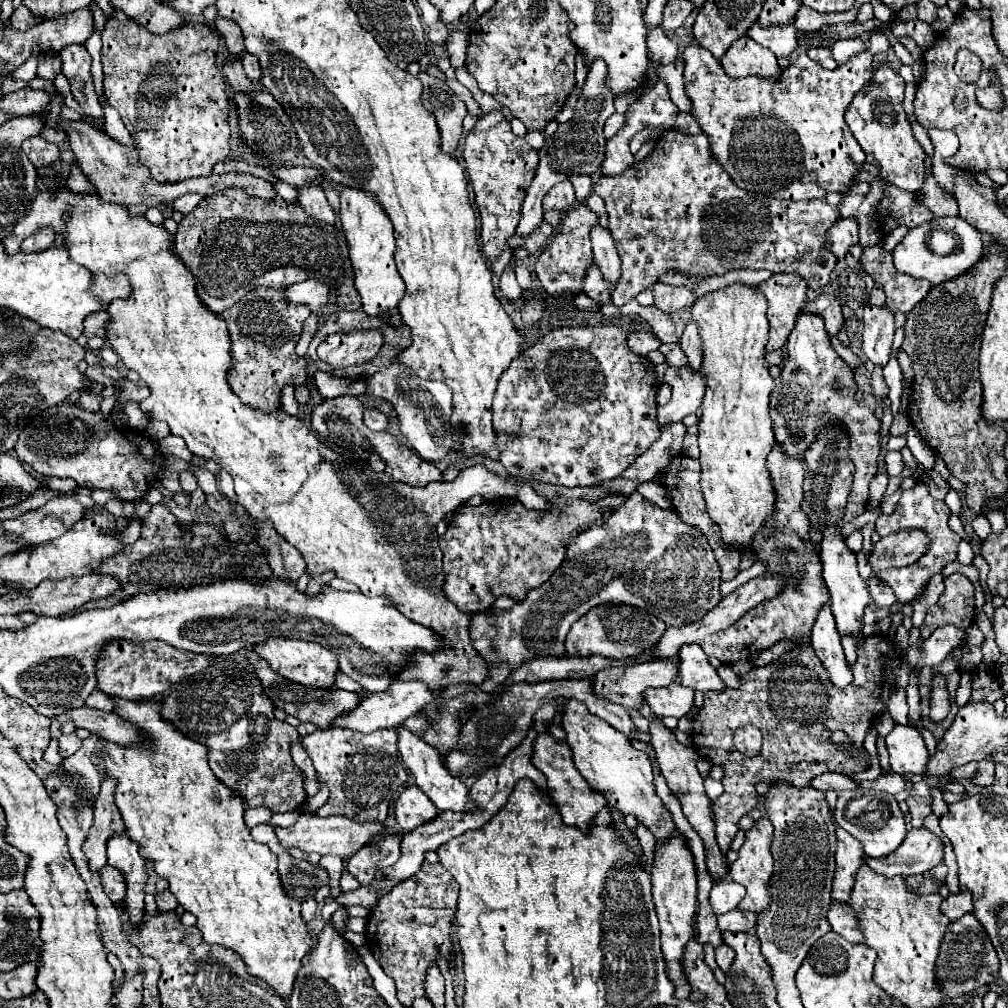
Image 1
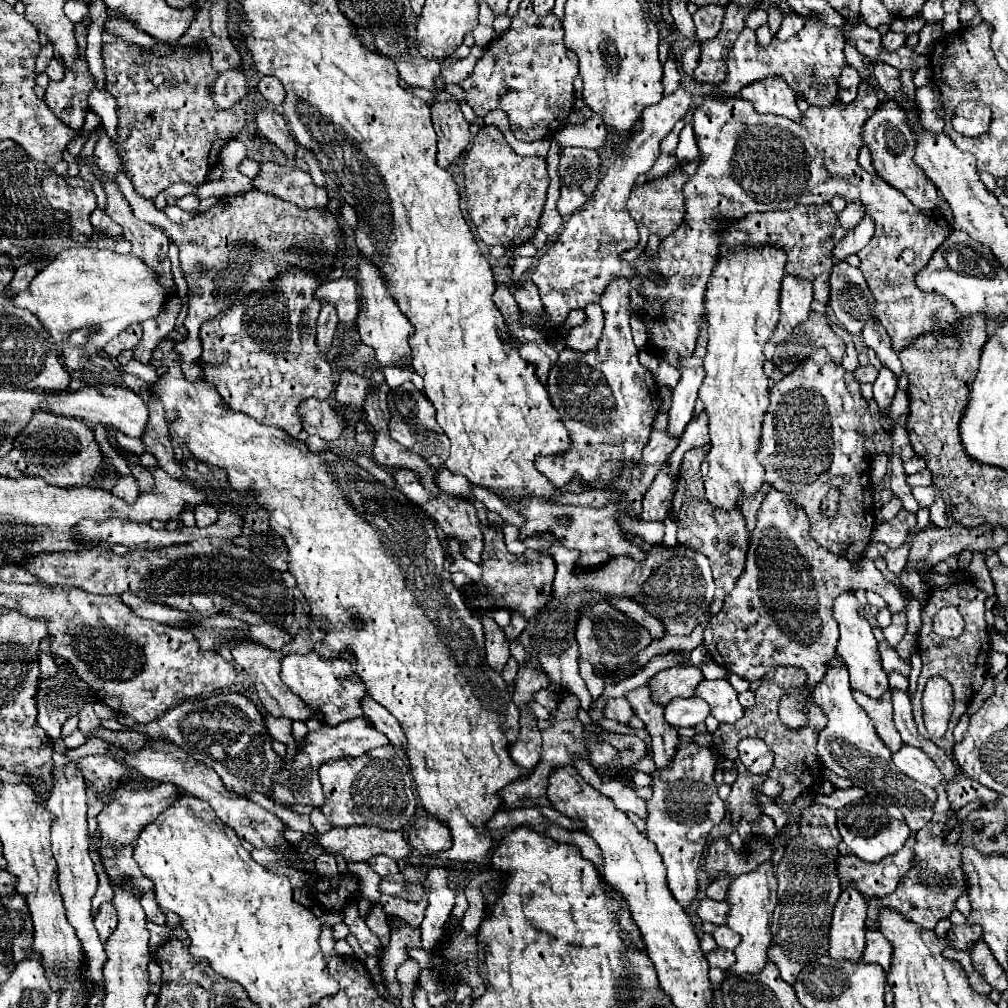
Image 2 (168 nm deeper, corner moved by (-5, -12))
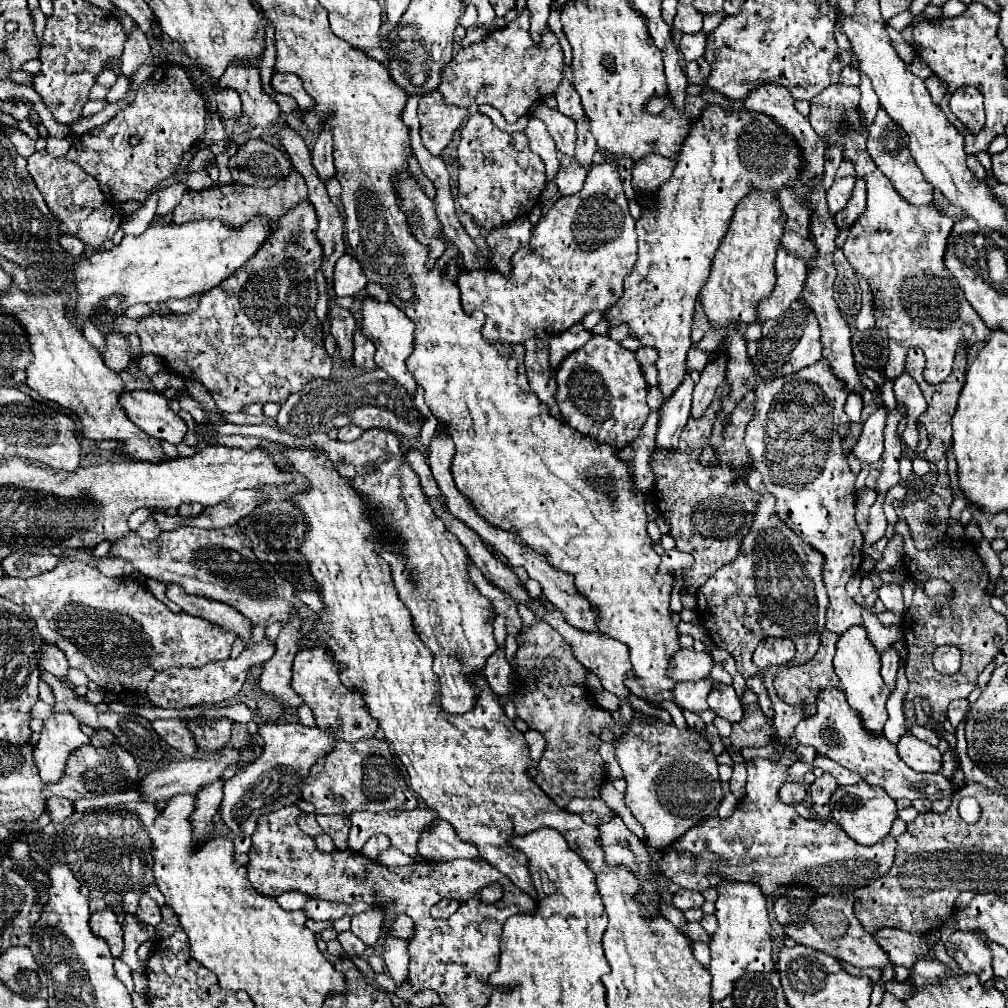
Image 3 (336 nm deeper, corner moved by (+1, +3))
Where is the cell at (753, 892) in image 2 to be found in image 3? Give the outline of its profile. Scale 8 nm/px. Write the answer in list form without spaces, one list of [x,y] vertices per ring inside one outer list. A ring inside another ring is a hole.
[[[724,881],[718,887],[718,901],[716,901],[716,919],[718,929],[712,933],[712,939],[708,943],[712,951],[710,961],[710,973],[712,973],[712,1001],[722,1001],[728,997],[734,989],[734,983],[742,977],[742,971],[774,971],[776,963],[772,961],[772,941],[770,941],[770,919],[768,919],[768,907],[766,897],[760,893],[760,887],[754,883],[728,883]]]

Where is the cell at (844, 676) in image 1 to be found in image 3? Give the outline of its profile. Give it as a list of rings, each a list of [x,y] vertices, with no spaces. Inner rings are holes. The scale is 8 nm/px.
[[[824,689],[824,693],[818,695],[818,713],[808,719],[800,721],[796,725],[796,739],[802,745],[812,745],[818,753],[830,757],[832,761],[840,763],[842,767],[862,775],[866,783],[880,785],[886,789],[886,793],[892,799],[948,799],[954,793],[954,785],[942,775],[942,773],[916,773],[912,771],[896,751],[896,745],[892,745],[886,737],[878,735],[872,737],[858,717],[858,713],[846,703],[846,695],[840,689]]]

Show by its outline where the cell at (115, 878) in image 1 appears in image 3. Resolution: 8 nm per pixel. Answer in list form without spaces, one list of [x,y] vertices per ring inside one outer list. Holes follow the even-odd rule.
[[[106,909],[106,911],[94,913],[94,915],[90,917],[90,929],[92,929],[92,933],[96,933],[98,937],[102,937],[102,939],[108,943],[112,957],[120,957],[124,931],[122,931],[122,927],[120,927],[118,921],[116,921],[114,911]]]

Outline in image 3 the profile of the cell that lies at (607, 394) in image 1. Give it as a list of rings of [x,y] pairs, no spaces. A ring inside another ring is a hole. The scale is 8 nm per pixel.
[[[594,335],[582,349],[564,359],[556,371],[558,393],[556,401],[566,423],[582,435],[588,435],[614,449],[626,447],[638,437],[648,419],[650,407],[646,405],[648,383],[632,351],[620,347],[610,337]]]

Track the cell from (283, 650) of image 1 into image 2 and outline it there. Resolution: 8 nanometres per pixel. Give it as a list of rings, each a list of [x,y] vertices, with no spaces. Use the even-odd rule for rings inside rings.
[[[310,652],[306,656],[290,654],[282,658],[280,678],[294,694],[304,700],[306,706],[322,714],[328,724],[340,724],[344,720],[352,720],[354,716],[364,716],[364,712],[360,710],[360,700],[366,694],[366,688],[354,676],[352,666],[346,660],[324,660],[316,652]]]

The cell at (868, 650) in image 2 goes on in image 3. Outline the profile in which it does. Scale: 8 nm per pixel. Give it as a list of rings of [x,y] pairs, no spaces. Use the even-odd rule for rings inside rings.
[[[854,625],[844,635],[840,635],[836,643],[834,667],[836,675],[840,677],[842,691],[846,693],[846,701],[860,715],[864,729],[870,729],[872,735],[880,735],[884,723],[888,721],[886,699],[890,695],[890,689],[884,685],[884,679],[880,677],[880,653],[868,641],[862,625]]]

